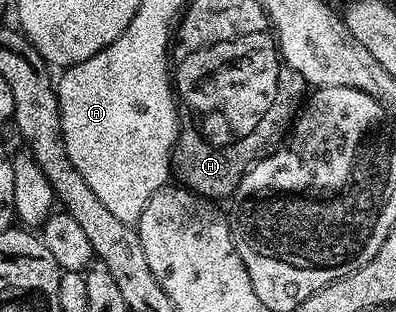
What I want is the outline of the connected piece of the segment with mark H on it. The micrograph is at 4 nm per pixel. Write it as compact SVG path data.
M280 60L275 64L275 81L273 81L273 97L269 105L255 115L255 123L245 133L235 133L231 139L215 141L205 138L201 131L193 131L194 135L180 136L171 150L171 172L174 180L184 189L191 190L198 197L208 198L216 203L230 198L239 185L239 178L261 157L278 149L288 136L297 116L297 106L304 100L305 82L301 75L291 70L287 62Z

